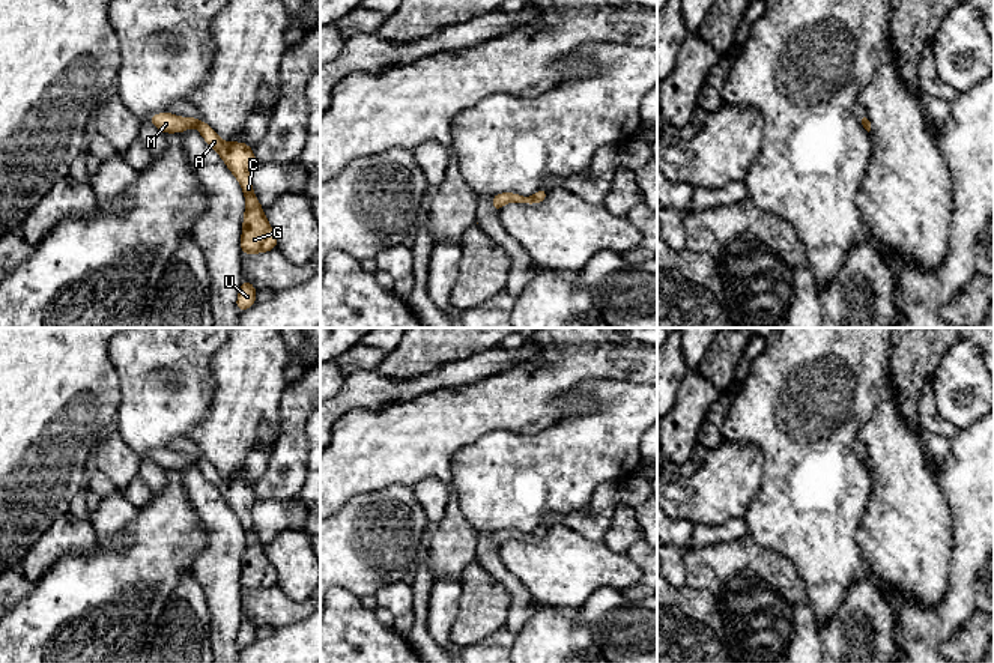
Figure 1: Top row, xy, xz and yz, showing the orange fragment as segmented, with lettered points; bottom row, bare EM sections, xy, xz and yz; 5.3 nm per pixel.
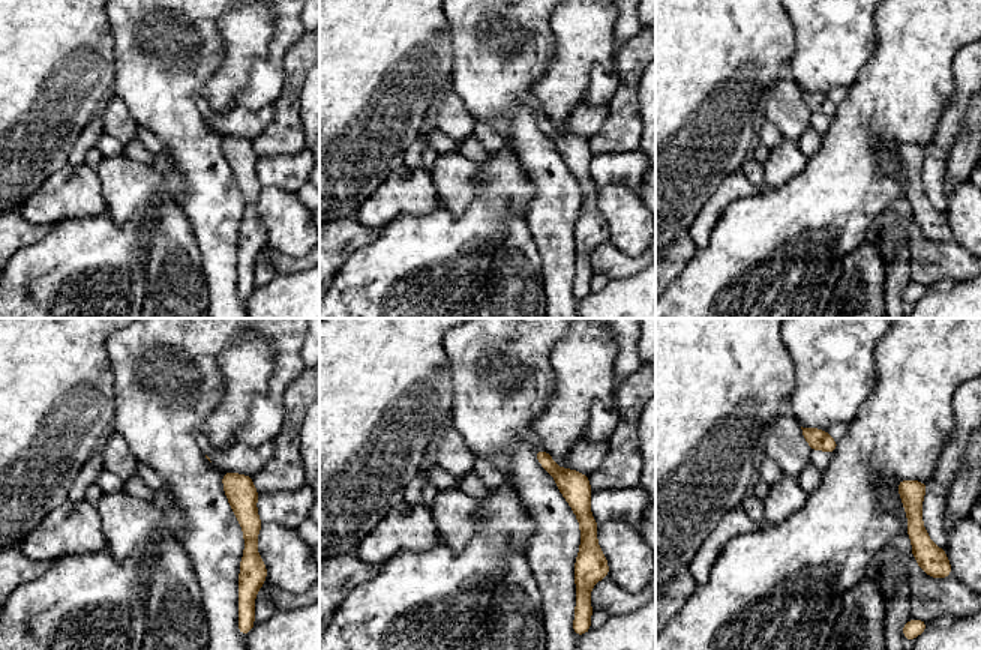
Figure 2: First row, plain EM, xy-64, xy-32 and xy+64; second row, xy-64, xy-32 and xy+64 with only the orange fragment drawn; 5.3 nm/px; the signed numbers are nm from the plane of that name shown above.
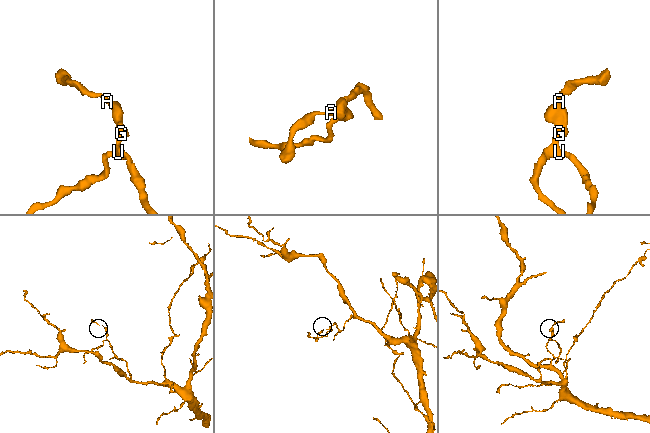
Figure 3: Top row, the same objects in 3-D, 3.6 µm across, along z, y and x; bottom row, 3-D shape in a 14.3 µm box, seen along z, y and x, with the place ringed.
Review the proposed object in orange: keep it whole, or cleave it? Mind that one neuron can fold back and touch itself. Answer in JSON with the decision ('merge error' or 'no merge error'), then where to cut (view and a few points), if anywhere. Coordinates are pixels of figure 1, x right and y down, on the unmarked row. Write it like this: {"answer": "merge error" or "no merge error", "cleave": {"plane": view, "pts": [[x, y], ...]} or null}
{"answer": "no merge error", "cleave": null}

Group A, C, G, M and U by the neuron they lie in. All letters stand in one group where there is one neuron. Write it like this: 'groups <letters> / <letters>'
groups A C G M U

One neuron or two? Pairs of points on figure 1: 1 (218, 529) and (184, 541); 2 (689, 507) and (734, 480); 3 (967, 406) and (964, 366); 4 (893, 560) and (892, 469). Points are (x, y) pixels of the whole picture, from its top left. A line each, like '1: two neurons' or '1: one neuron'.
1: two neurons
2: one neuron
3: one neuron
4: one neuron

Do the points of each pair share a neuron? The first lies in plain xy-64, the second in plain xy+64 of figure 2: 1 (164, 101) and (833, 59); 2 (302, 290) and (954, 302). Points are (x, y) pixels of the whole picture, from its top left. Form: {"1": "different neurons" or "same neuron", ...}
{"1": "same neuron", "2": "same neuron"}

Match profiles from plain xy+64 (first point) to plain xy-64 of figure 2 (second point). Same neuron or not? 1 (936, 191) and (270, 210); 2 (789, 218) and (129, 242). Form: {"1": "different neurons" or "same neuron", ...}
{"1": "different neurons", "2": "same neuron"}

